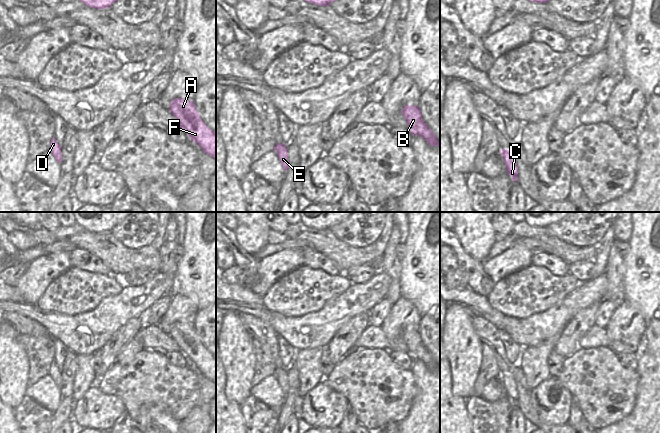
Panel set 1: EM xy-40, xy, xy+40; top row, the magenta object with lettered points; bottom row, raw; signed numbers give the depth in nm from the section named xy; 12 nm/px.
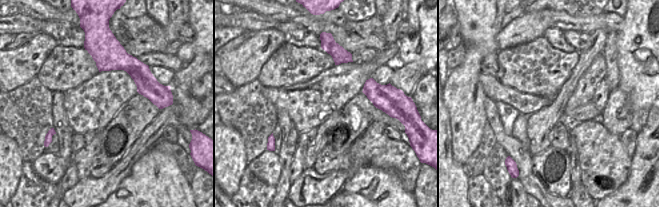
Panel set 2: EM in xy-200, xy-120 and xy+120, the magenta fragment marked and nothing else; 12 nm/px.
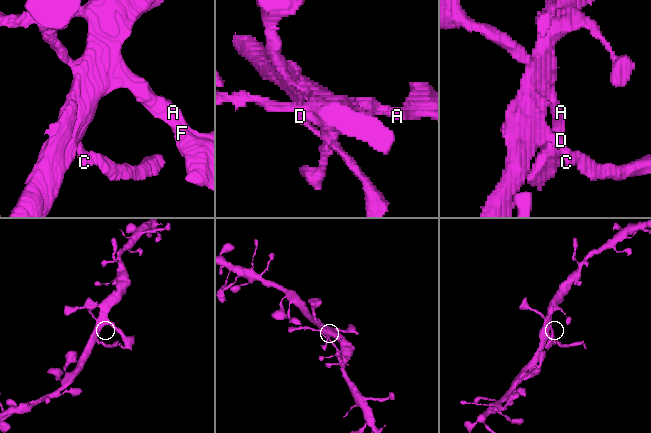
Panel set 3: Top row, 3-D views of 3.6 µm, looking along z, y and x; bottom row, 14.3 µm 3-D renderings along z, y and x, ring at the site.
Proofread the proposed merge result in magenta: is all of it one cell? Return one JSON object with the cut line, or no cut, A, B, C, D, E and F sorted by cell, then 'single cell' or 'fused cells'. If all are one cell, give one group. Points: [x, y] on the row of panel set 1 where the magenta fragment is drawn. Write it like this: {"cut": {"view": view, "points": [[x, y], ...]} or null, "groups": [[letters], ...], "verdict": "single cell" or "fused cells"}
{"cut": {"view": "xy", "points": [[286, 149], [276, 153]]}, "groups": [["A", "B", "D", "F"], ["C", "E"]], "verdict": "fused cells"}

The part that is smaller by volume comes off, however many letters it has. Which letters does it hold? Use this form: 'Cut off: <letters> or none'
Cut off: C, E

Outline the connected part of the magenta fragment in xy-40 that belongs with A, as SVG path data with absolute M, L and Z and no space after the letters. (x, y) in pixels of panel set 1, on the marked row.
M174 98L168 109L177 119L179 126L186 131L207 155L216 159L216 133L208 128L199 116L193 101Z

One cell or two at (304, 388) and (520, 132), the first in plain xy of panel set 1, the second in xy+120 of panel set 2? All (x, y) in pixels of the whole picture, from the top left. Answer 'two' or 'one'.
two

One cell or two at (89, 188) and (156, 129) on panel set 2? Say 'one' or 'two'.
one

